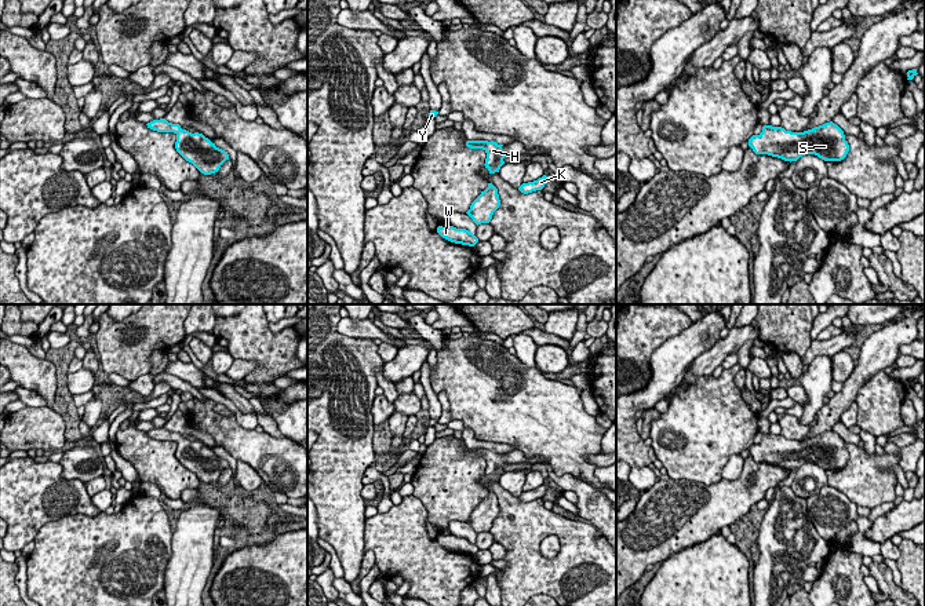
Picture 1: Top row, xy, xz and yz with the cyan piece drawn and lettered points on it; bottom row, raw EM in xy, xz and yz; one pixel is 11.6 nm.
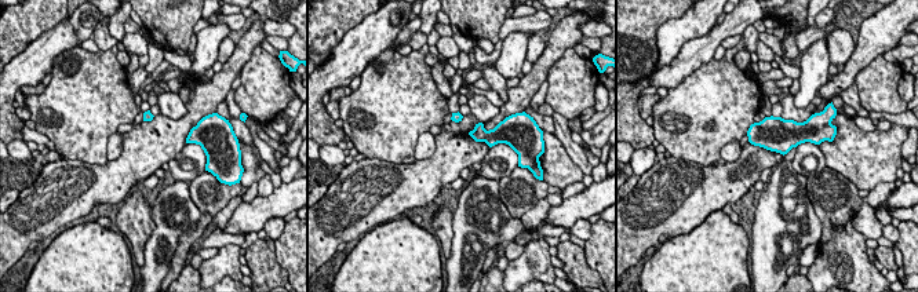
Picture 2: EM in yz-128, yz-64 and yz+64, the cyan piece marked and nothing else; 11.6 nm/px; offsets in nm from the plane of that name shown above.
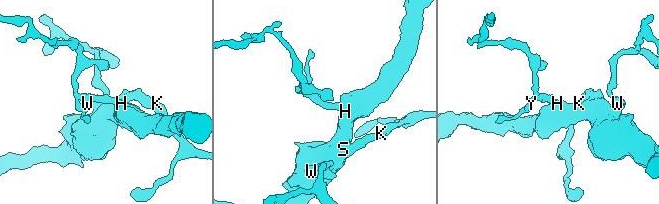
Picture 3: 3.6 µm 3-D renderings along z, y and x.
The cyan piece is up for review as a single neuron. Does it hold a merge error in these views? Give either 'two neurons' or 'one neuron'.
one neuron

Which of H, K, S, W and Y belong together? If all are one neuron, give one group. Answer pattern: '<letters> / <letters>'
H K S W Y

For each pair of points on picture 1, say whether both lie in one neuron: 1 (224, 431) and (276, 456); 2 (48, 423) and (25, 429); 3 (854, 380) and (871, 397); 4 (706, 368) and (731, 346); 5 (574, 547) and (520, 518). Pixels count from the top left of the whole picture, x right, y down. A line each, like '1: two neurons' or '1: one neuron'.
1: one neuron
2: one neuron
3: two neurons
4: one neuron
5: one neuron

